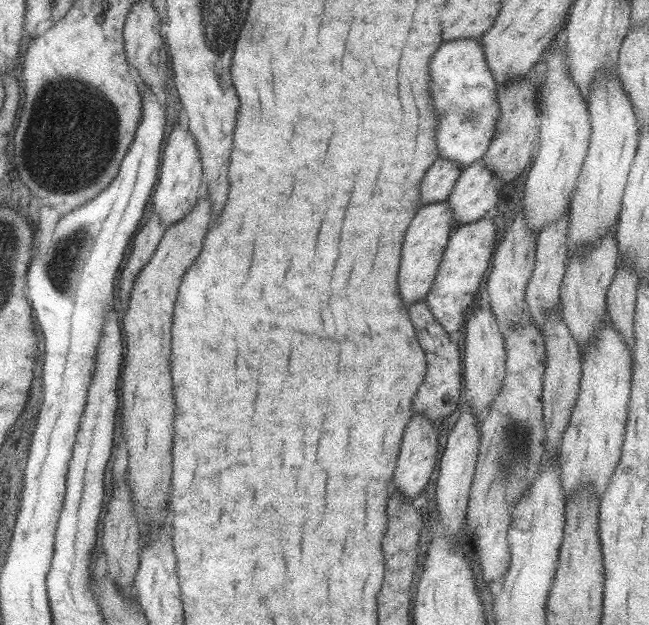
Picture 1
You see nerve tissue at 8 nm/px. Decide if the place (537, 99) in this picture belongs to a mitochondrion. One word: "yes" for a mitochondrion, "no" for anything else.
no

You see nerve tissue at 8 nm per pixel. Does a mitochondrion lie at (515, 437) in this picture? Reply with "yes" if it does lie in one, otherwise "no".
yes

